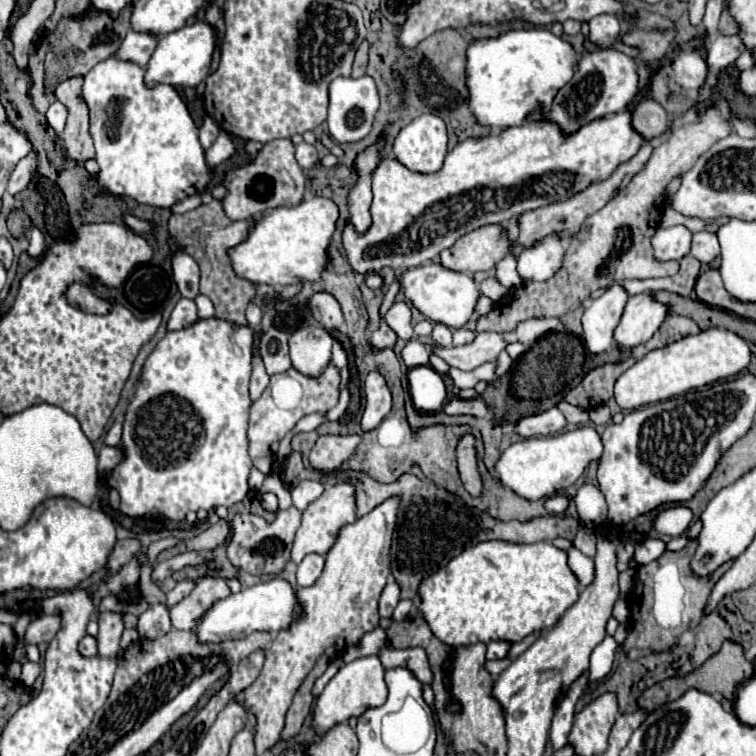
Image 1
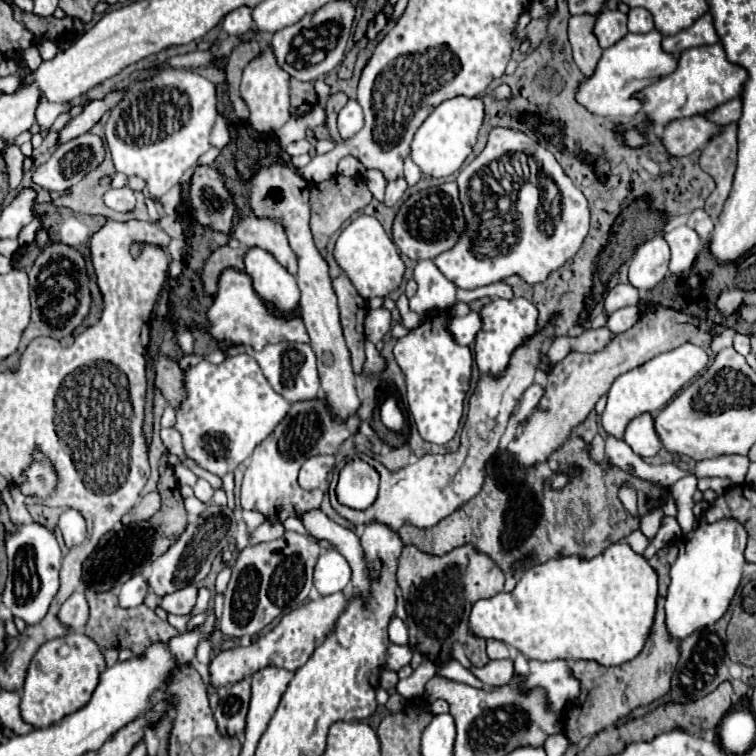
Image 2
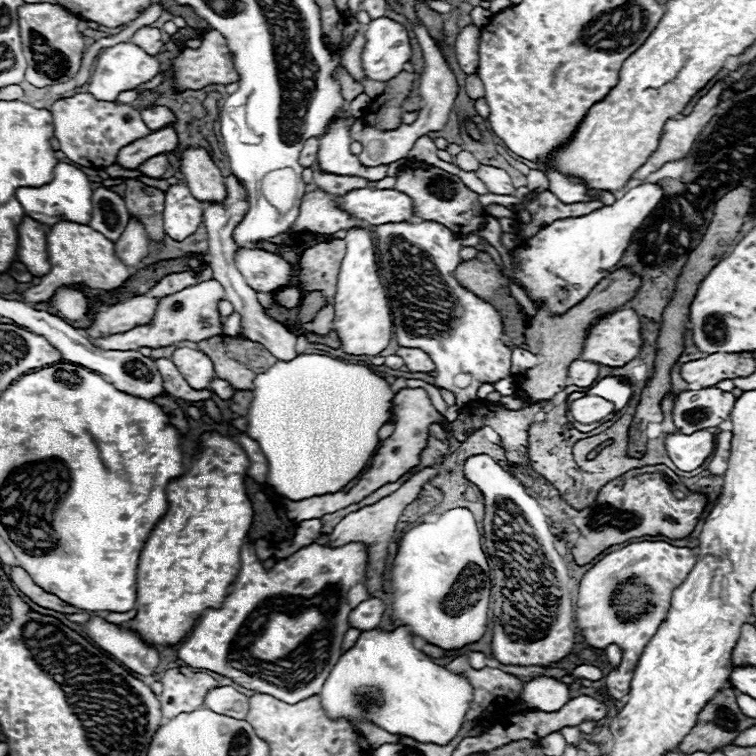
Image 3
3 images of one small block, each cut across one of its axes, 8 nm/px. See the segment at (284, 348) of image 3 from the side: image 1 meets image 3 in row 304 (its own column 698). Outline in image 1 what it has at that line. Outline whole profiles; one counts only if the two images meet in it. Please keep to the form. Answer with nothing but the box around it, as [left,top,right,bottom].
[690,232,720,264]

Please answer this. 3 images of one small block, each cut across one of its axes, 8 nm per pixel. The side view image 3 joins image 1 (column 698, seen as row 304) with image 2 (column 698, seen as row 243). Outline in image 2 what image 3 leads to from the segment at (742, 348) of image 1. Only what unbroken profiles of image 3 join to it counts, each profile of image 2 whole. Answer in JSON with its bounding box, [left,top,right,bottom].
[602,344,708,440]

